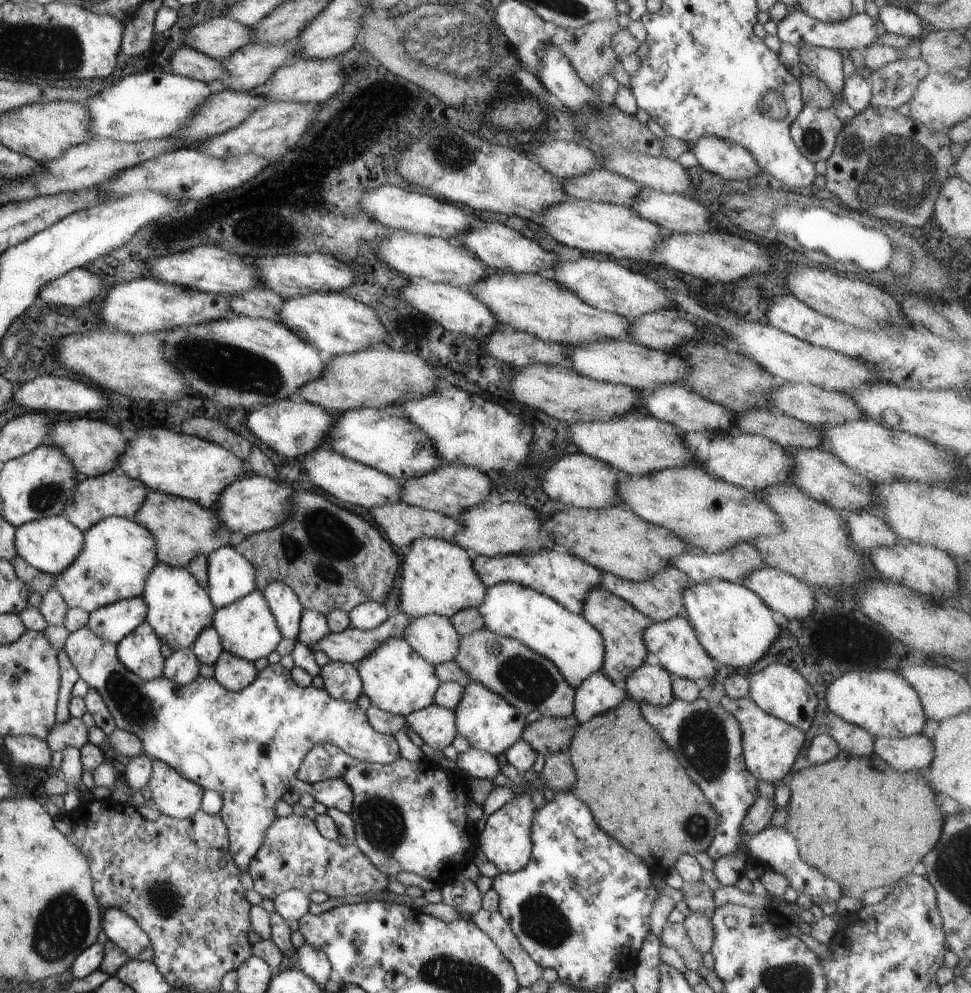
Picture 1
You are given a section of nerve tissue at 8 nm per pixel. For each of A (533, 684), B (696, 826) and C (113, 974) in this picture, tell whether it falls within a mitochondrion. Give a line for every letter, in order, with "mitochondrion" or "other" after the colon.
A: mitochondrion
B: mitochondrion
C: other

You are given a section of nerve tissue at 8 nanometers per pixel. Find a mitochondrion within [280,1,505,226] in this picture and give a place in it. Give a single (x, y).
(435, 40)

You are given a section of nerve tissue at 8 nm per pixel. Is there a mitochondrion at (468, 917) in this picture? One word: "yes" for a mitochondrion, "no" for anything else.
no

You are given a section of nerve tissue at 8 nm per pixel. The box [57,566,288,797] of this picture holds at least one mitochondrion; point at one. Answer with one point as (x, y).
(138, 709)

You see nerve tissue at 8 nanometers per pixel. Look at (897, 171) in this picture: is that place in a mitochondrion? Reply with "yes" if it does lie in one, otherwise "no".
yes

